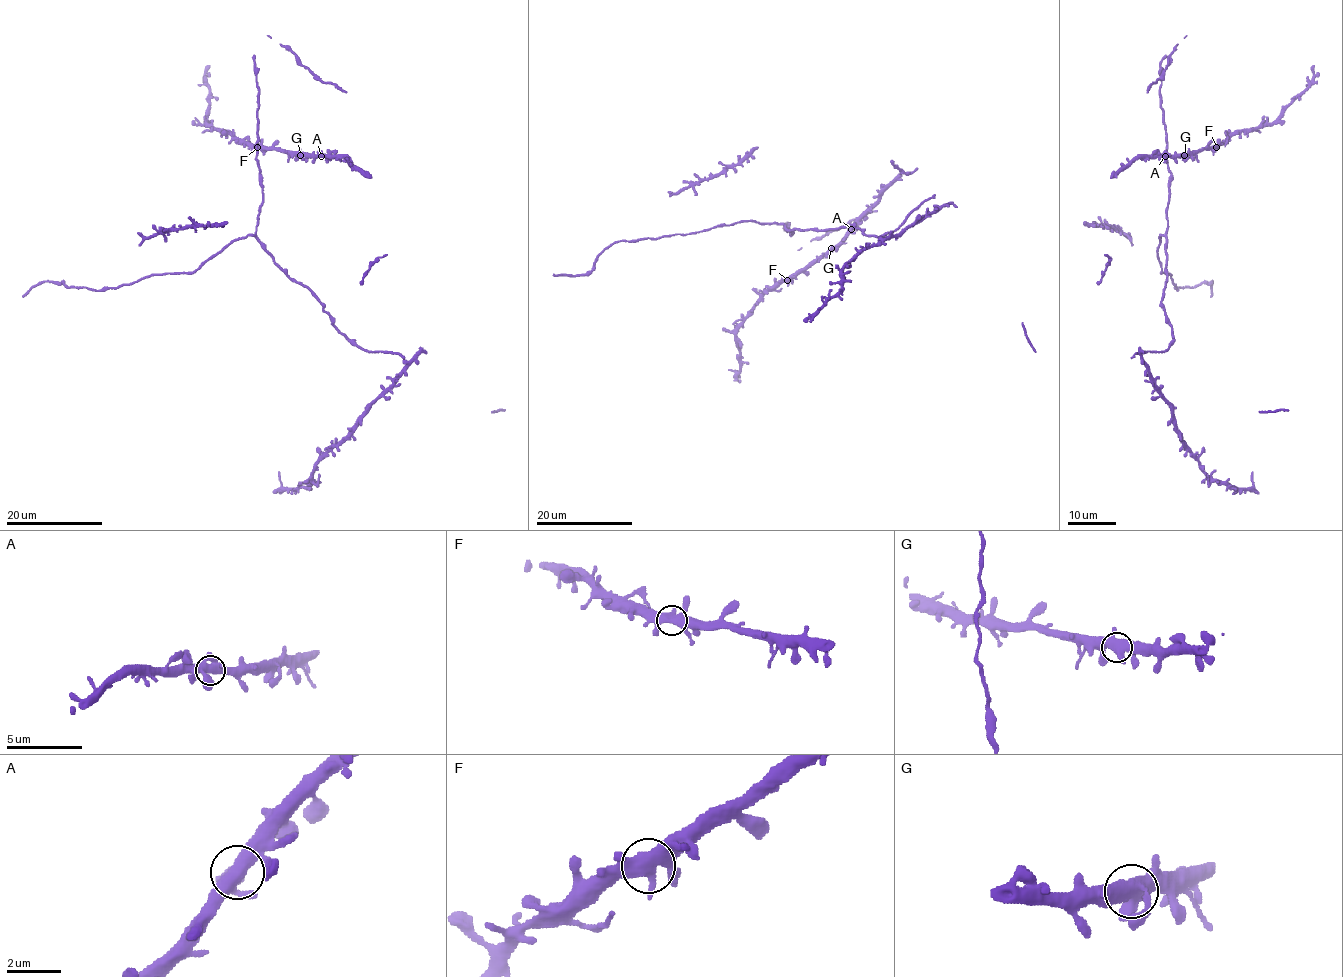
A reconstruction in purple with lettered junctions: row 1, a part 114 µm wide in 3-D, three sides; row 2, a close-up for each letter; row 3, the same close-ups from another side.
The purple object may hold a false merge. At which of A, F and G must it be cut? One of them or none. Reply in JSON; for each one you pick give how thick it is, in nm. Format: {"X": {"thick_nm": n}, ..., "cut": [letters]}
{"cut": []}

